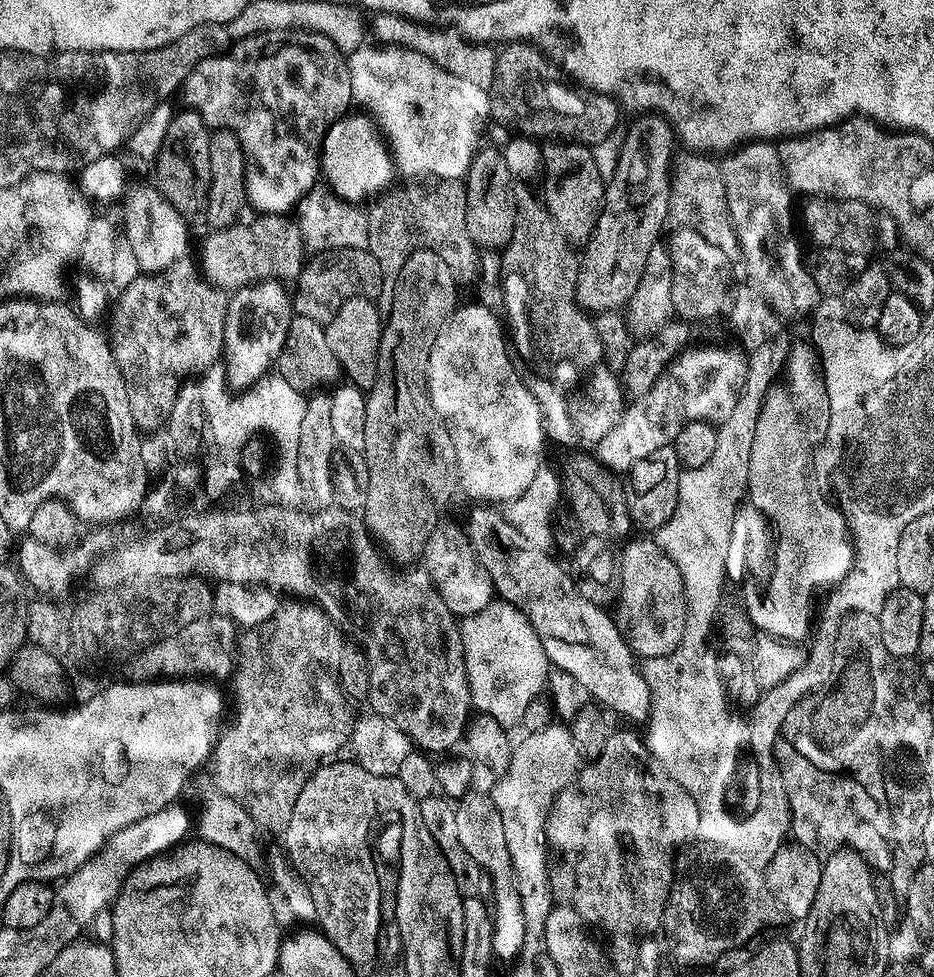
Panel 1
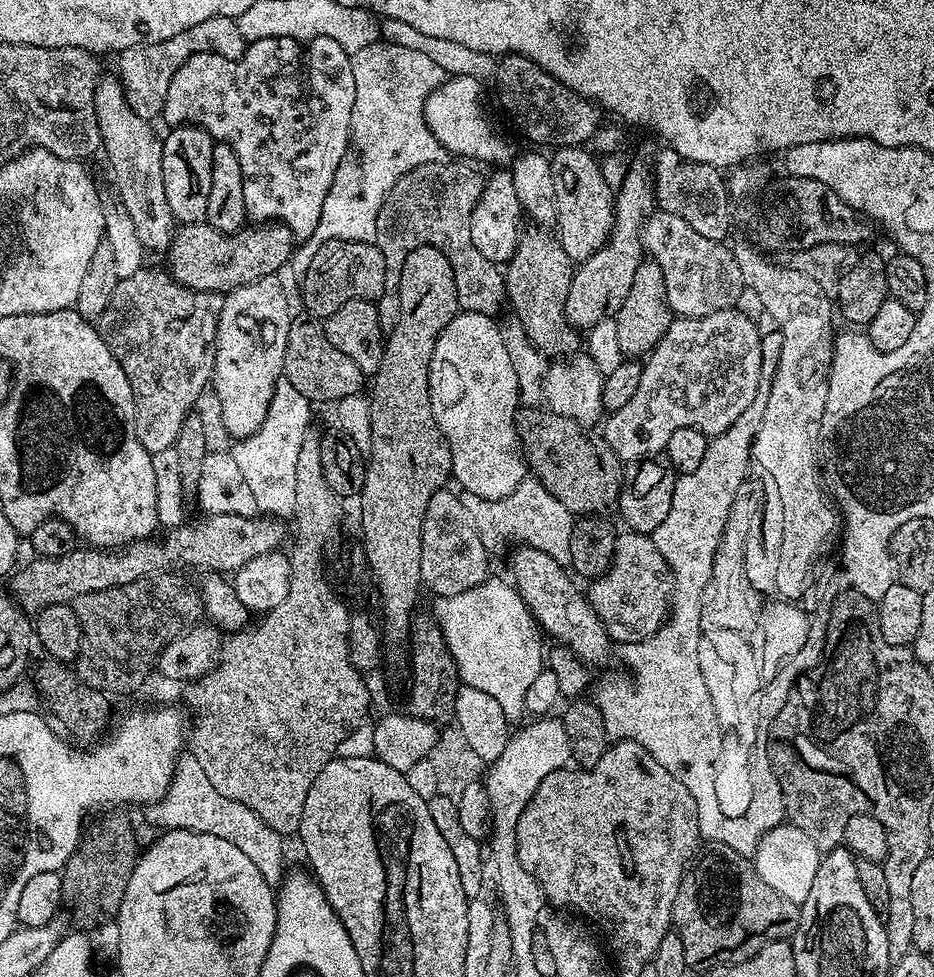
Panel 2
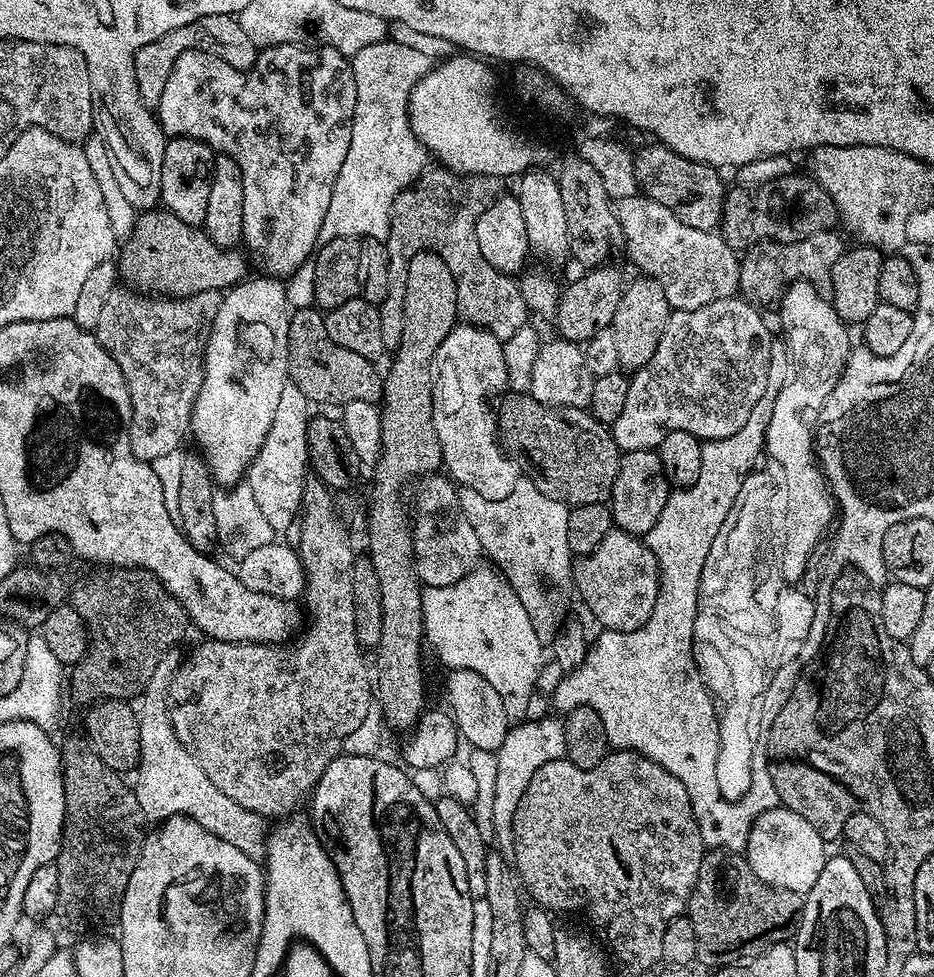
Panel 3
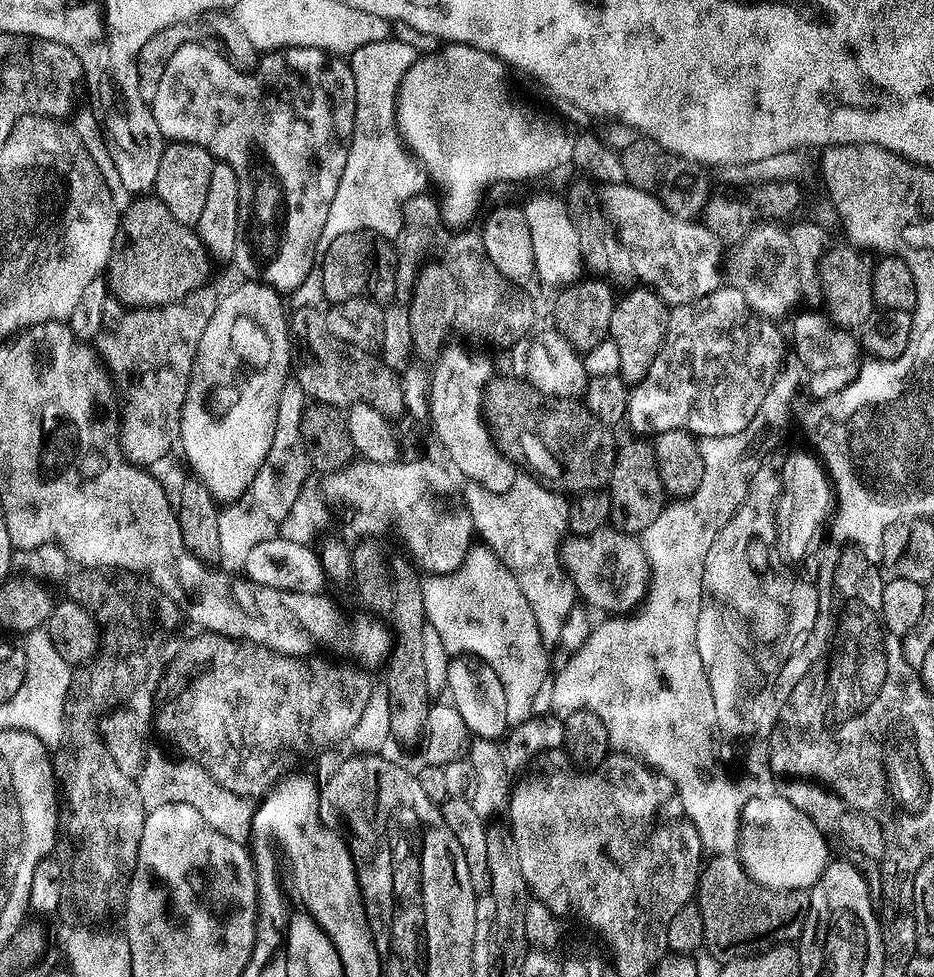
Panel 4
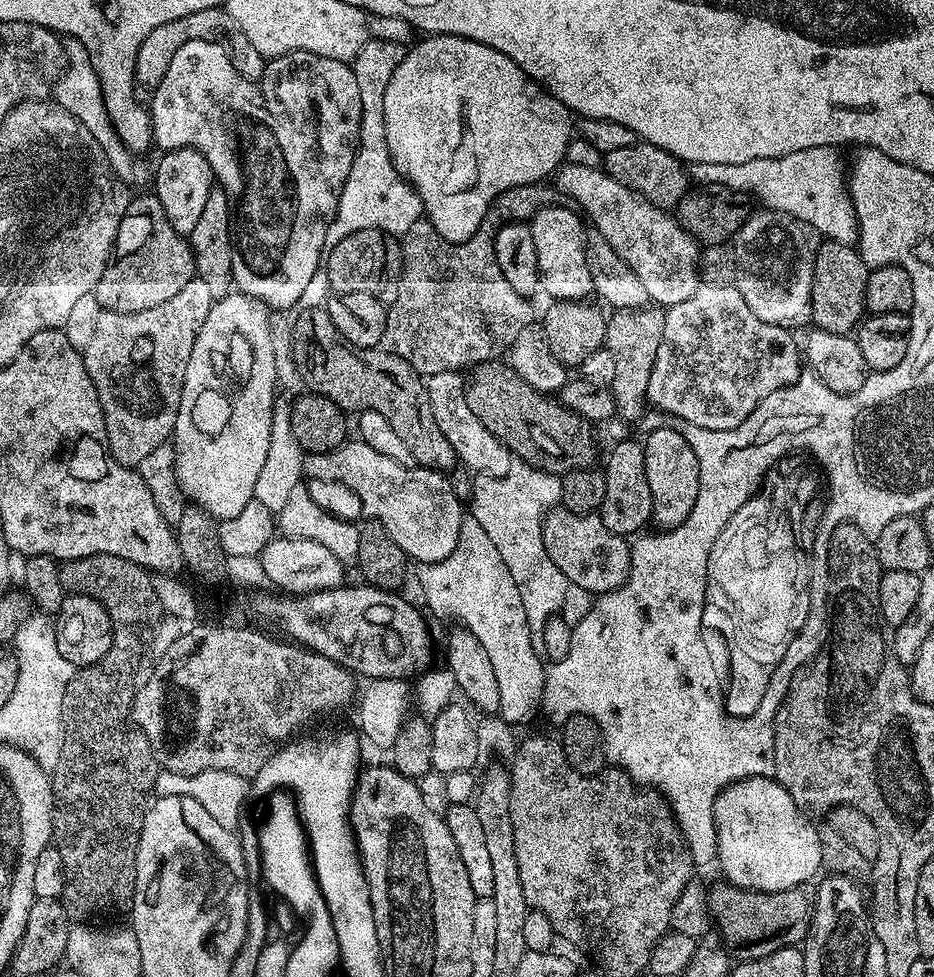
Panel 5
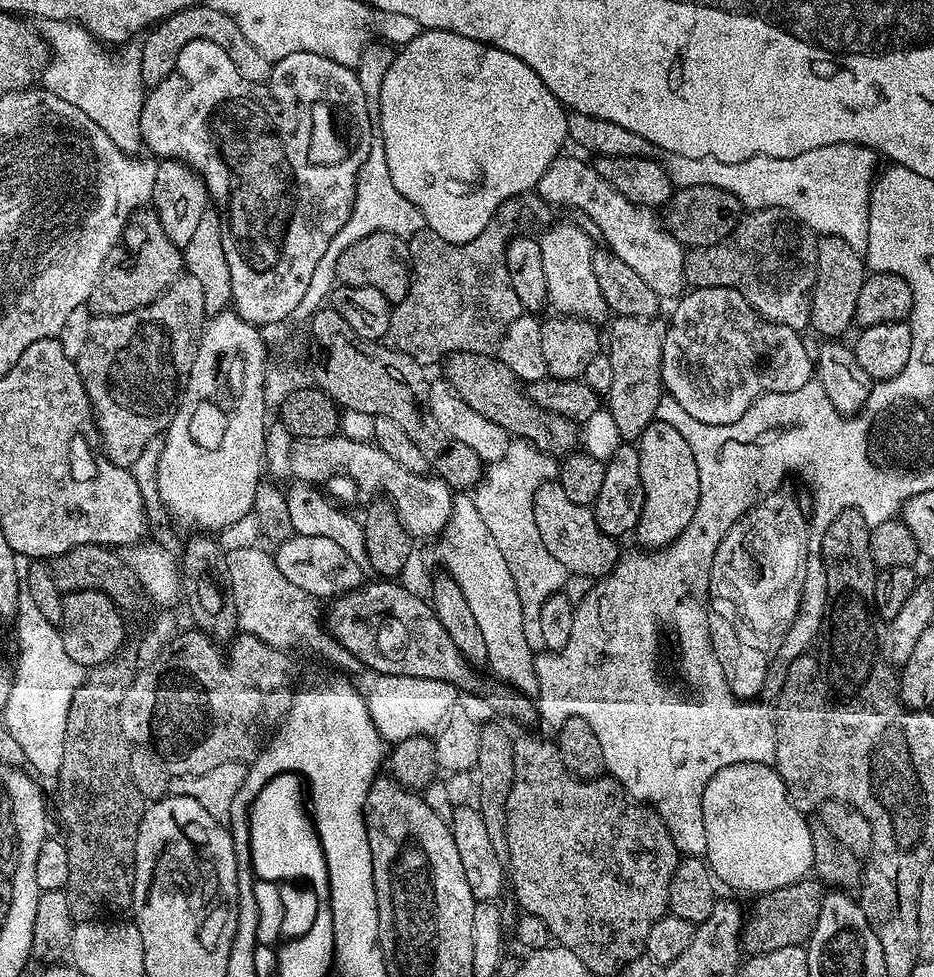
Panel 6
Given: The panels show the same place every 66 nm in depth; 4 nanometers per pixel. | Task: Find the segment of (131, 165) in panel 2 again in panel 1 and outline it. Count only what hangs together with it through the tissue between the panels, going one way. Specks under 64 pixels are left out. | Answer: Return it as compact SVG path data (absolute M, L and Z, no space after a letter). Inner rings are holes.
M155 183L136 184L127 189L122 197L124 204L123 237L128 242L137 259L139 271L144 274L164 272L175 260L180 260L188 252L189 221L170 206L170 202L156 187Z

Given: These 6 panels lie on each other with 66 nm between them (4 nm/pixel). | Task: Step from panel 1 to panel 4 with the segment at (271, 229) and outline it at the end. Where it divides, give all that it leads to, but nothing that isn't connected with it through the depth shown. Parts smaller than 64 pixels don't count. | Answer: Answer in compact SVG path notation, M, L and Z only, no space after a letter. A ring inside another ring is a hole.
M140 194L133 200L120 216L119 231L128 232L128 237L119 241L106 269L111 299L130 308L159 308L205 287L210 257L200 237L189 225L178 222L154 194Z

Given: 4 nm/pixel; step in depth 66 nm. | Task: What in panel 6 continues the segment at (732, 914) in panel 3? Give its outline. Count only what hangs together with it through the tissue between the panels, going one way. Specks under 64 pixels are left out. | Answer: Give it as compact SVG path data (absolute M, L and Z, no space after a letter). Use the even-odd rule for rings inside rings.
M805 878L794 882L790 886L782 886L773 892L766 892L755 897L756 905L746 916L746 923L742 929L742 948L748 956L766 954L770 950L782 950L782 946L807 945L814 934L814 926L818 926L818 914L822 910L822 902L826 895L825 885L815 878Z

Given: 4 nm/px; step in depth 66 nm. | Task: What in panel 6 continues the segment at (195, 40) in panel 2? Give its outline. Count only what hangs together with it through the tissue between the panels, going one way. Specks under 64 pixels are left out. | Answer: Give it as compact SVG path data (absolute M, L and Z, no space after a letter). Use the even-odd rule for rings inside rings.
M197 2L193 8L178 10L178 14L155 25L147 36L148 52L146 48L142 56L142 71L149 89L158 87L172 73L172 67L178 54L182 54L182 46L195 40L212 40L214 46L222 46L222 50L228 52L230 62L234 62L238 74L242 74L242 78L246 78L246 82L258 85L267 84L268 77L272 74L273 61L258 54L258 50L254 50L254 46L250 46L250 42L246 42L246 34L242 34L242 30L238 30L238 22L234 22L234 18L222 14L211 3Z

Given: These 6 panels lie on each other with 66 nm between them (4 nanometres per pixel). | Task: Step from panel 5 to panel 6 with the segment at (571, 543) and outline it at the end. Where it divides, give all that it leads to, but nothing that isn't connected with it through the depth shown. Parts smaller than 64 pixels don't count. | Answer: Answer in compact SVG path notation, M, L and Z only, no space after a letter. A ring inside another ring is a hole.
M559 482L538 486L534 496L534 526L538 526L538 534L542 534L542 546L546 546L546 550L550 550L550 554L554 554L554 558L558 558L558 562L562 562L562 566L569 573L603 578L609 576L620 561L622 548L616 545L619 543L613 537L604 535L596 521L595 511L589 505L570 502L566 490L562 490Z

